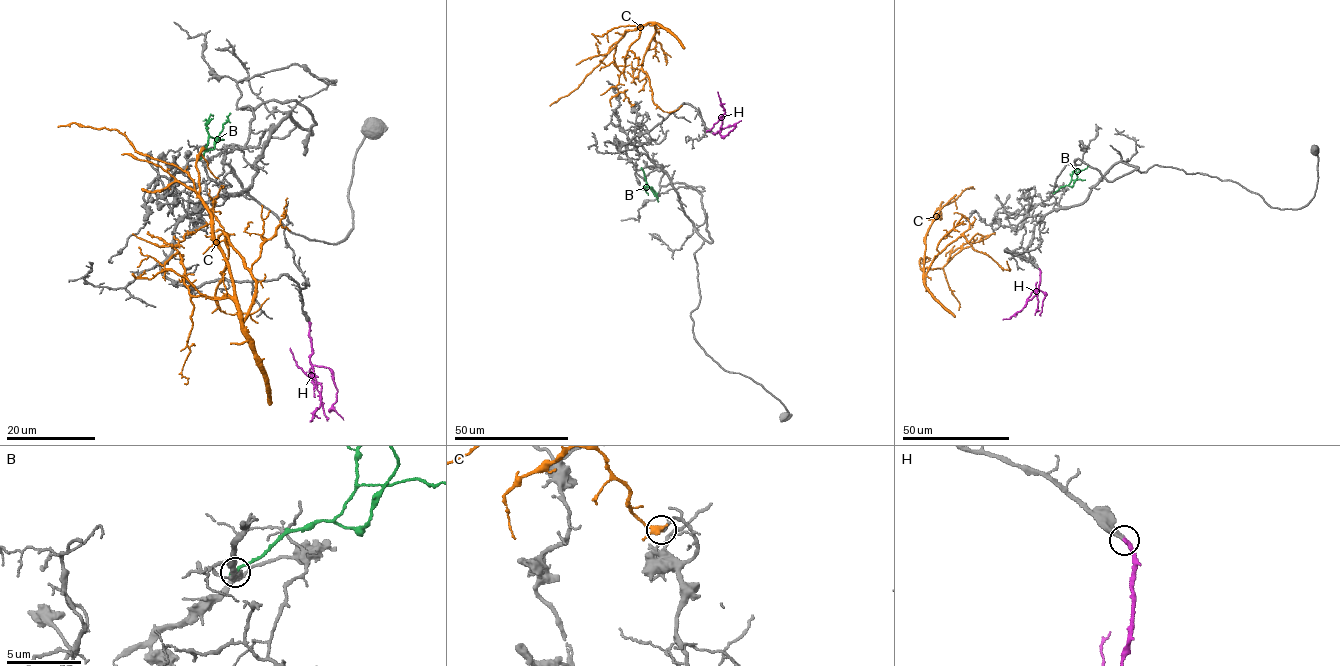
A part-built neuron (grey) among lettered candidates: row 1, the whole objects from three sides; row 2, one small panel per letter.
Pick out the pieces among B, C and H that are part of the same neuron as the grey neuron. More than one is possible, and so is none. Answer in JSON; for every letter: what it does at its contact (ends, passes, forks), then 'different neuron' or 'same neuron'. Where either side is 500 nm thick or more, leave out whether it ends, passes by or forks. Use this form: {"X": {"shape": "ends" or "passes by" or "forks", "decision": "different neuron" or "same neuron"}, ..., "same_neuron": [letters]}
{"B": {"shape": "ends", "decision": "different neuron"}, "C": {"shape": "passes by", "decision": "different neuron"}, "H": {"shape": "ends", "decision": "same neuron"}, "same_neuron": ["H"]}

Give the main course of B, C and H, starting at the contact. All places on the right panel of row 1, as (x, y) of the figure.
B: (1054, 193), (1075, 181), (1076, 173), (1088, 166)
C: (994, 233), (964, 244), (943, 267), (926, 267), (924, 279), (932, 260), (962, 236), (1010, 270), (1007, 261)
H: (1039, 269), (1040, 282), (1035, 294), (1022, 309), (1003, 320)

